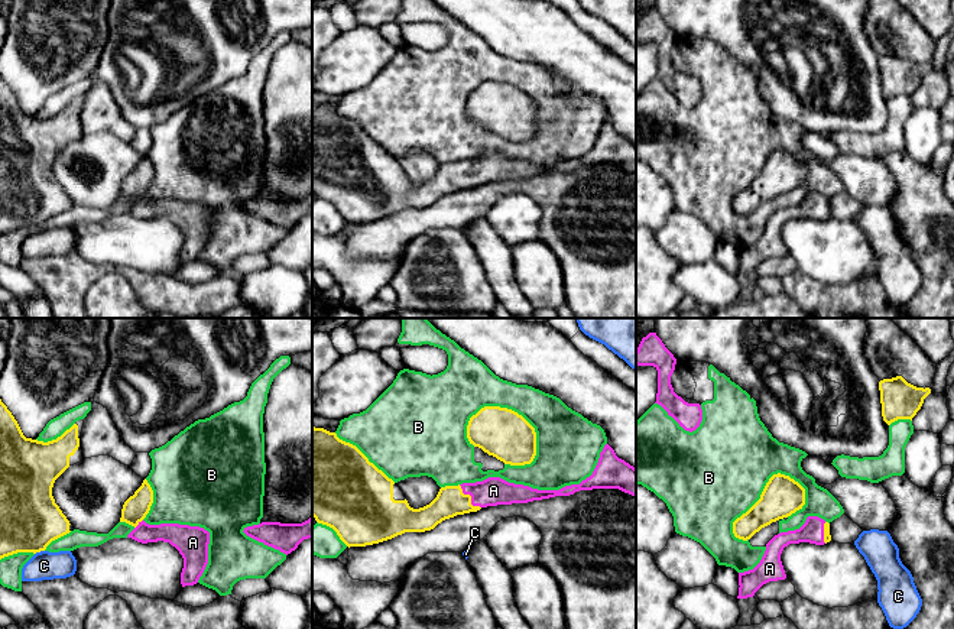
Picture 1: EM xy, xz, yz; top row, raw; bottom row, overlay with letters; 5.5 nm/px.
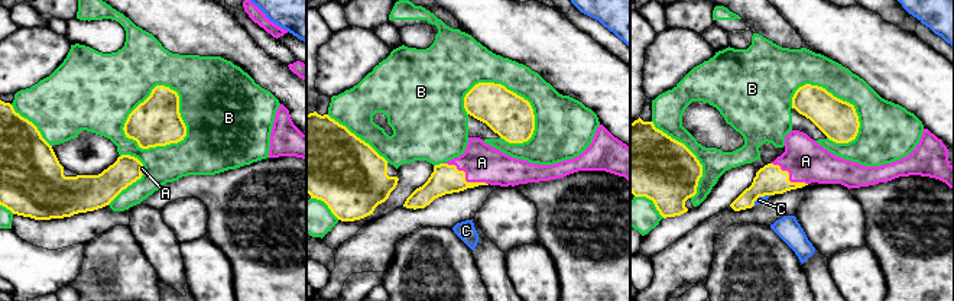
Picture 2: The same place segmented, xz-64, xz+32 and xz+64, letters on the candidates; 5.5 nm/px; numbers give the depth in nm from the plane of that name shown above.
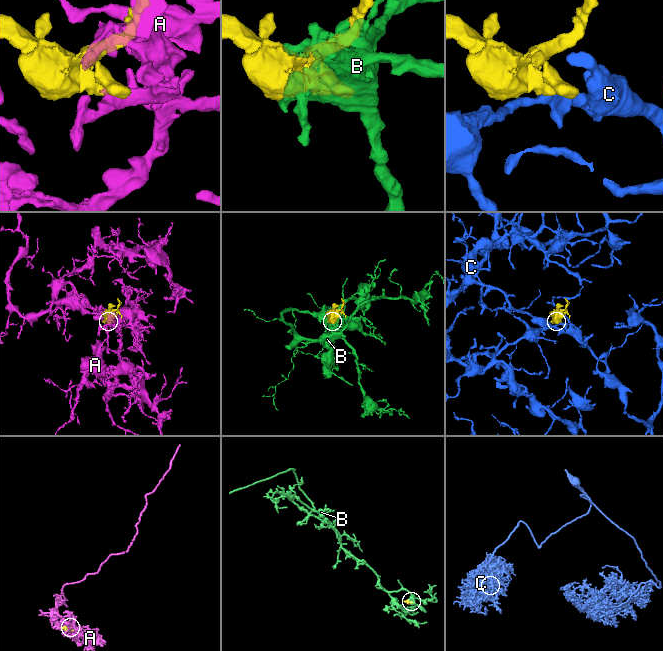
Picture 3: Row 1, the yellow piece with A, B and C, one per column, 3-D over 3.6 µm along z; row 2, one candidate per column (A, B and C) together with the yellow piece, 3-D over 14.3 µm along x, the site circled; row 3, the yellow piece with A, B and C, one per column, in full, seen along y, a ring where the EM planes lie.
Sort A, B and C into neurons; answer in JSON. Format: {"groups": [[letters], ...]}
{"groups": [["A"], ["B"], ["C"]]}

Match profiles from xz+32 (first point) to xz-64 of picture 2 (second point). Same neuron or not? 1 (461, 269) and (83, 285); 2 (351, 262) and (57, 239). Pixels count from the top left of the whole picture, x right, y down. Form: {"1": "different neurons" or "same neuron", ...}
{"1": "same neuron", "2": "same neuron"}

